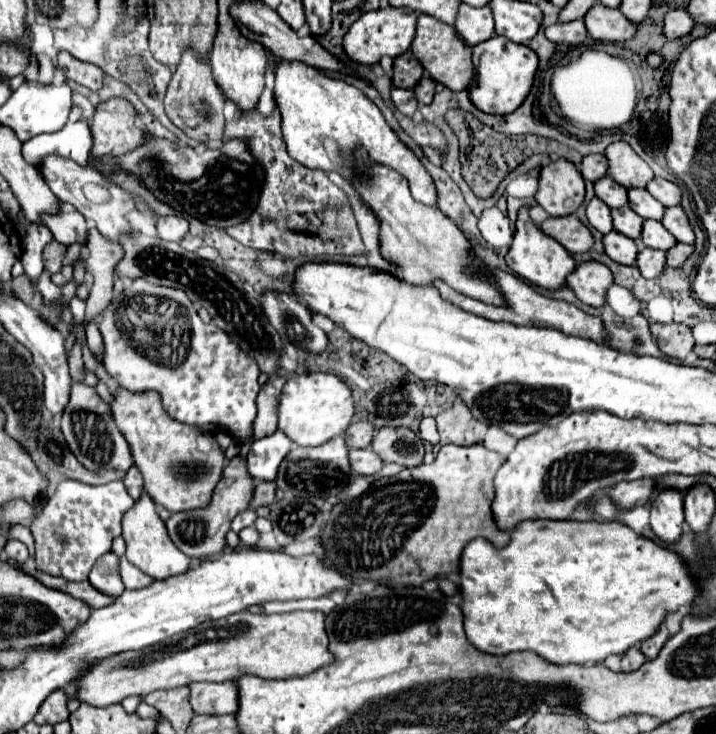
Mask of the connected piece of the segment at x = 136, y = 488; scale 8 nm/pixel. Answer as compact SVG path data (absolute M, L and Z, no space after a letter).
M130 468L128 472L126 472L126 478L124 478L124 486L126 486L126 490L128 490L128 494L134 498L134 500L138 500L140 498L140 494L142 494L142 474L138 472L138 468Z

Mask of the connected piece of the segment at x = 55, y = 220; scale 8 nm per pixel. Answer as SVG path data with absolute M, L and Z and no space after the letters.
M62 204L58 216L42 216L44 224L52 230L54 240L62 244L72 244L72 242L86 242L88 230L86 230L86 220L80 216L80 212L70 206Z

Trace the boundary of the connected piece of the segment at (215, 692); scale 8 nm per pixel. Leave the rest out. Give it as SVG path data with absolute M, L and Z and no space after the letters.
M194 682L190 684L190 706L196 714L236 714L238 712L238 688L236 682L214 684Z

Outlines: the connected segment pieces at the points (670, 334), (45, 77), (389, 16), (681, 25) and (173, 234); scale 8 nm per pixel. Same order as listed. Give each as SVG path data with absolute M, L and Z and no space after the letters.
M652 324L650 328L658 348L668 356L676 360L684 360L688 352L694 348L692 332L686 324Z
M40 54L38 56L38 64L40 64L40 76L38 76L38 82L40 84L52 84L54 82L54 72L56 72L56 64L50 56L46 54Z
M388 6L388 8L366 12L346 32L344 42L342 42L344 54L348 56L348 60L356 64L376 64L380 62L382 56L396 58L410 48L414 40L414 32L416 32L416 20L418 20L418 14L410 8Z
M672 10L664 18L664 36L668 40L676 40L686 36L694 26L694 20L686 10Z
M164 216L158 218L158 236L166 242L178 242L188 232L188 220L182 216Z

